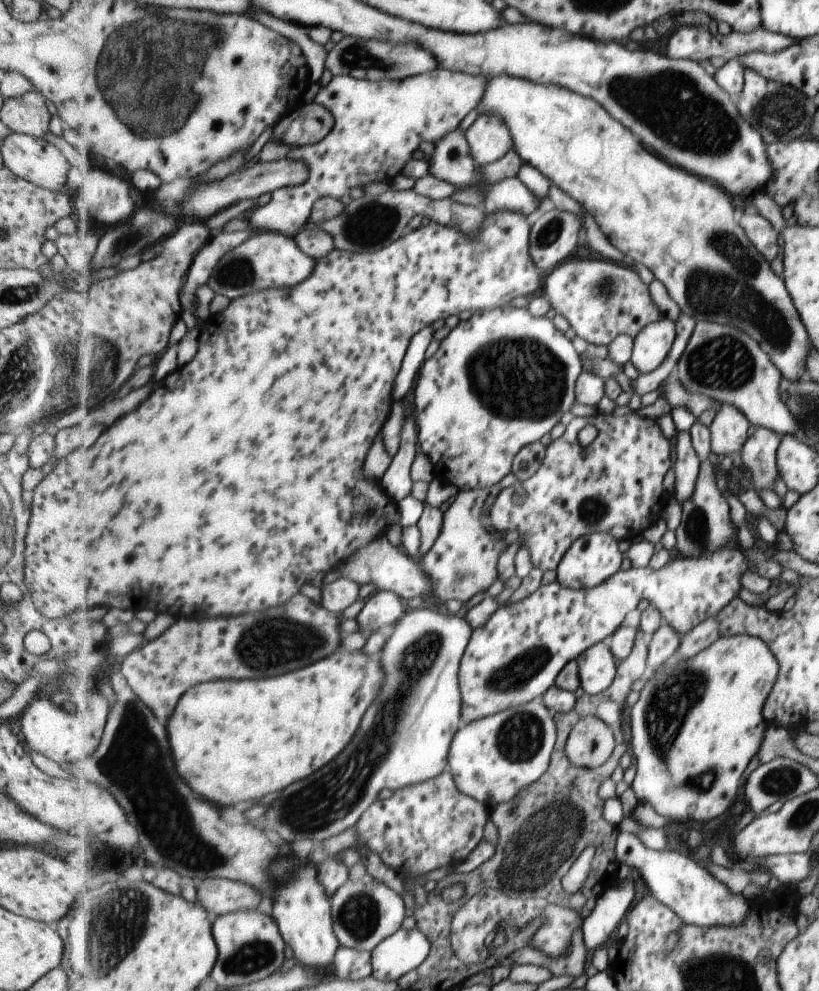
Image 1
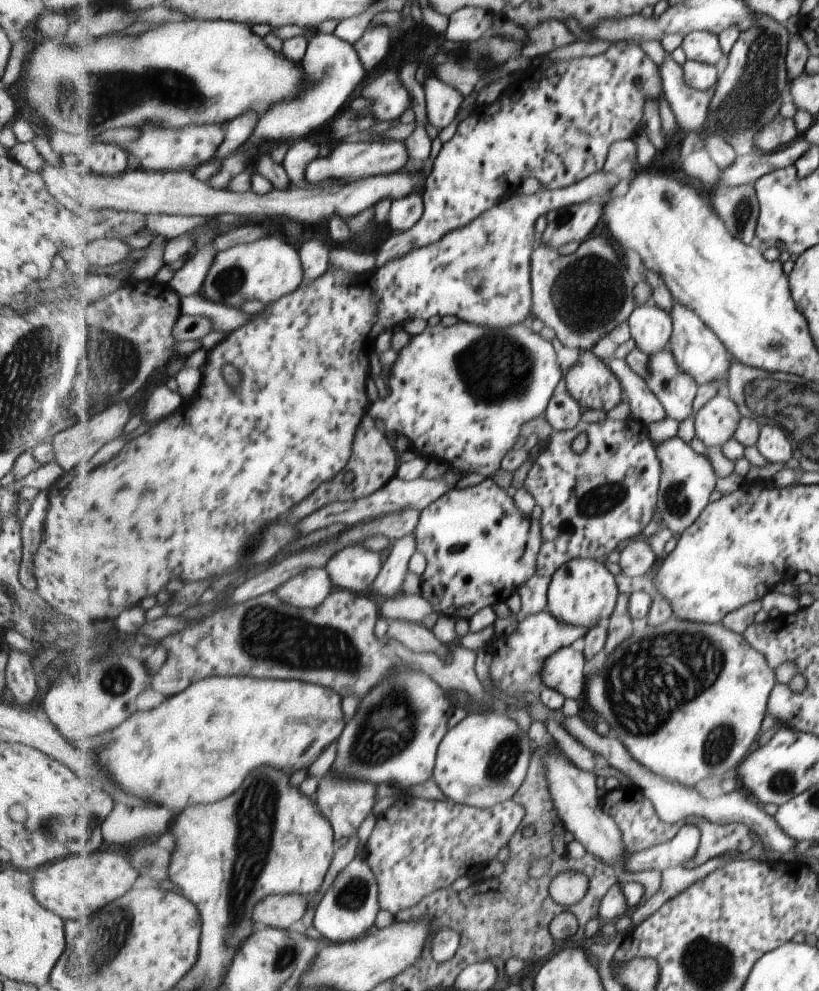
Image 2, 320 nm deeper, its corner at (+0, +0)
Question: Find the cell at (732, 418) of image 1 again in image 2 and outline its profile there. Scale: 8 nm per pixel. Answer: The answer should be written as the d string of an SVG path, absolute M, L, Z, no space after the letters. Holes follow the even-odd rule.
M724 392L717 394L696 413L696 438L707 448L721 448L734 438L742 418L731 398Z

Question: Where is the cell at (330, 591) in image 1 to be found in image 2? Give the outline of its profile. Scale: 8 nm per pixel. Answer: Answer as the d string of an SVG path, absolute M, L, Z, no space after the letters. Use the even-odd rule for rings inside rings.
M309 568L279 586L276 591L279 598L296 608L319 608L331 592L335 592L335 584L326 568Z

